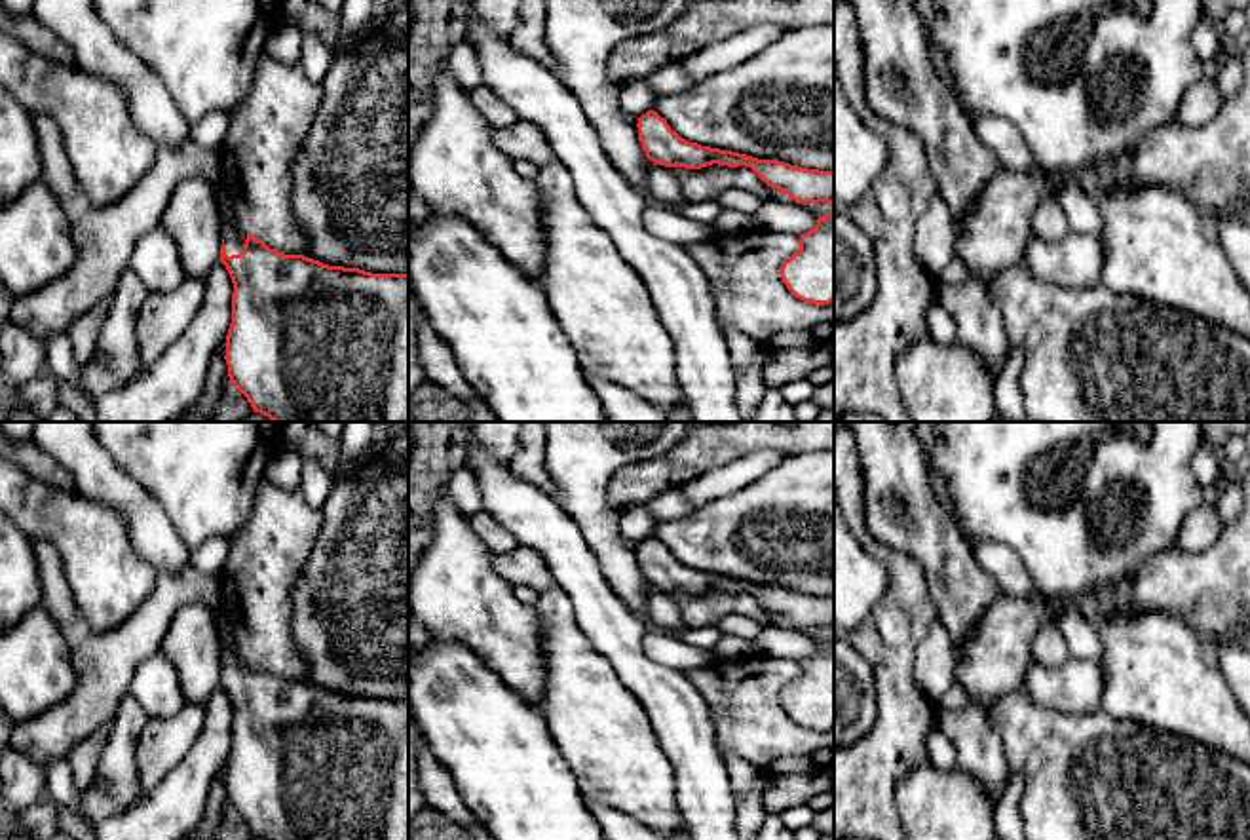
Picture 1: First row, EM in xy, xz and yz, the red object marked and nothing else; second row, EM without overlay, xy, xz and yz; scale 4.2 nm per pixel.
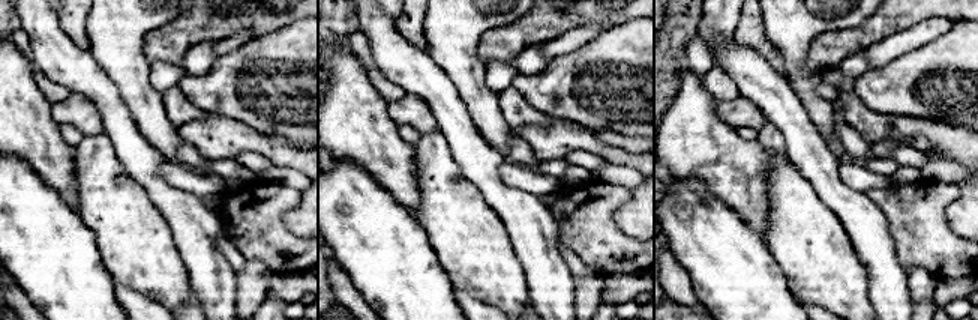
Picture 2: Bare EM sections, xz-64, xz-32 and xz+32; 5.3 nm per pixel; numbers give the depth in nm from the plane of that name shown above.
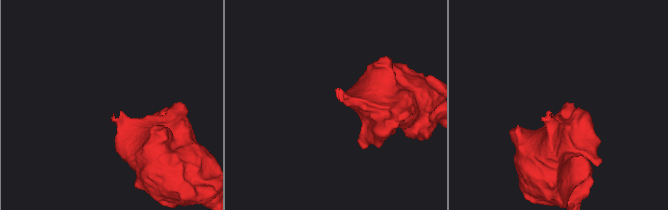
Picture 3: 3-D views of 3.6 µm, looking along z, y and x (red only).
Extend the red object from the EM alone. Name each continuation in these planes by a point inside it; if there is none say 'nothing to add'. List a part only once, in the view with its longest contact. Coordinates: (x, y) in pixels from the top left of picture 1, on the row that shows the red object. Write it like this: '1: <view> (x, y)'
1: xy (105, 238)

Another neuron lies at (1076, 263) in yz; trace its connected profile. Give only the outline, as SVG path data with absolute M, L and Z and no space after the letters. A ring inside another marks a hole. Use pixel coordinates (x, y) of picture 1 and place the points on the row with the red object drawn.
M1070 232L1060 243L1049 243L1033 234L1022 264L1039 279L1066 289L1100 285L1104 245L1096 234Z

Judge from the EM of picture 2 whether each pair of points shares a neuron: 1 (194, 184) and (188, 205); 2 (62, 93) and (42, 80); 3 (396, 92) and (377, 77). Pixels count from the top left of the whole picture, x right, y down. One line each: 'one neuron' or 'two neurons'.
1: two neurons
2: one neuron
3: one neuron

